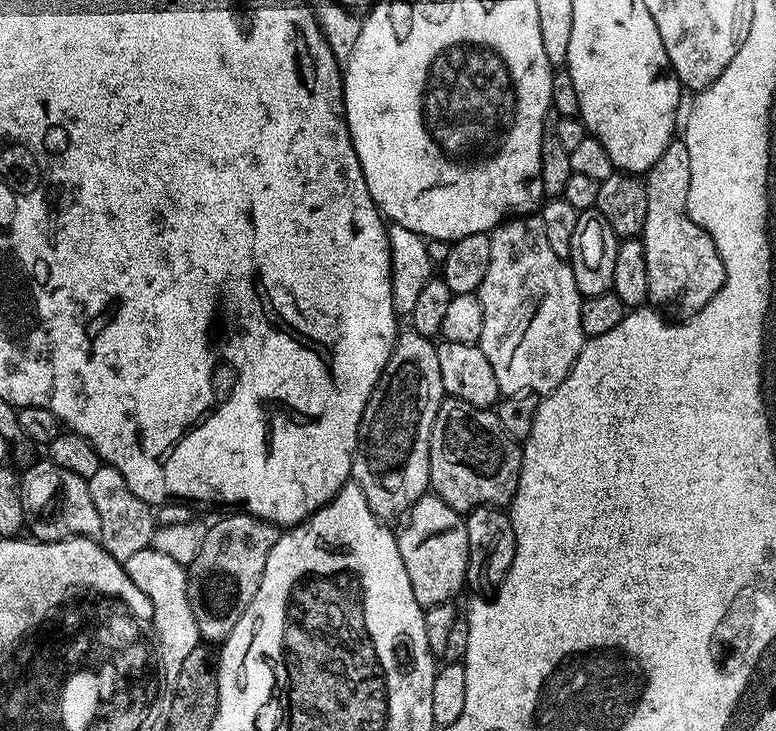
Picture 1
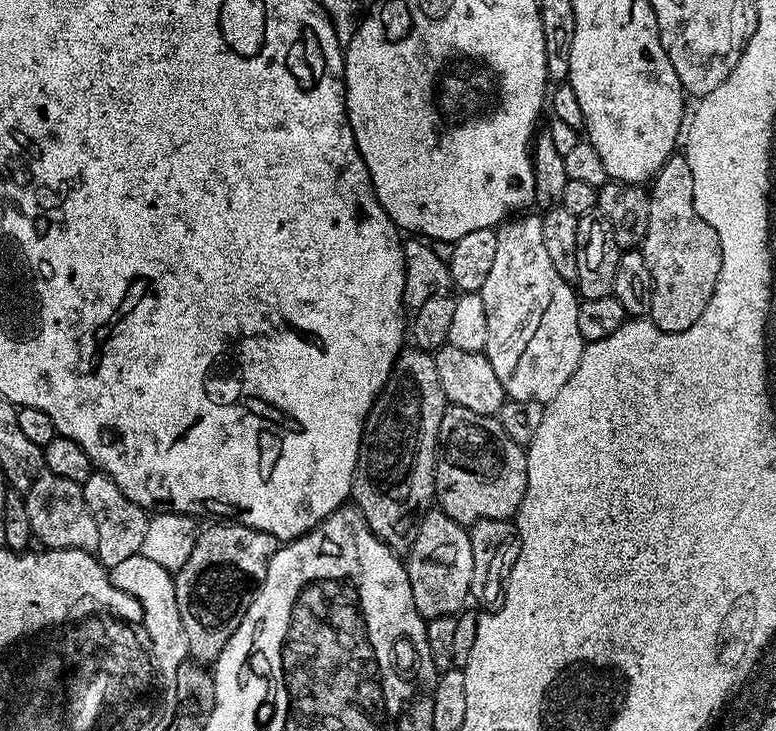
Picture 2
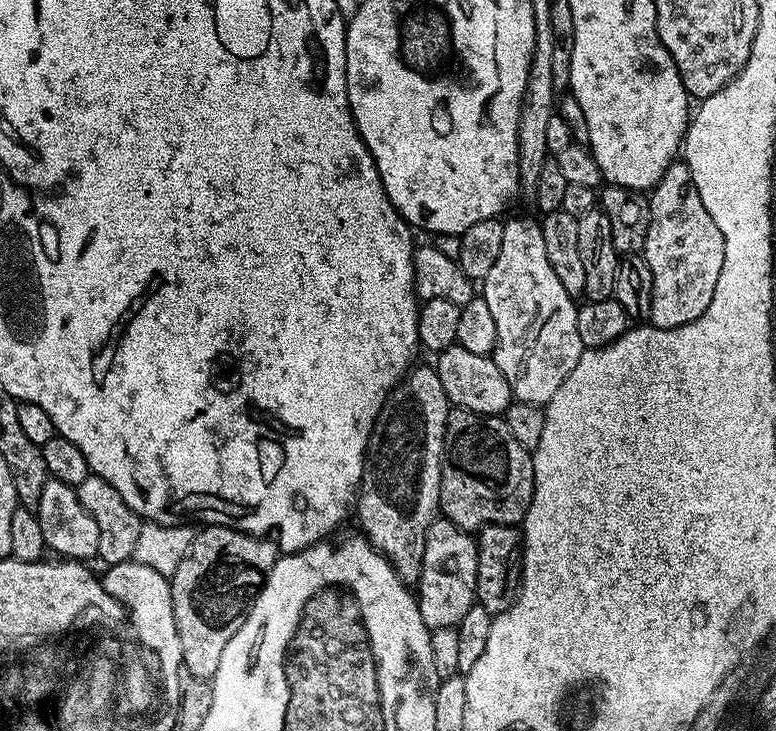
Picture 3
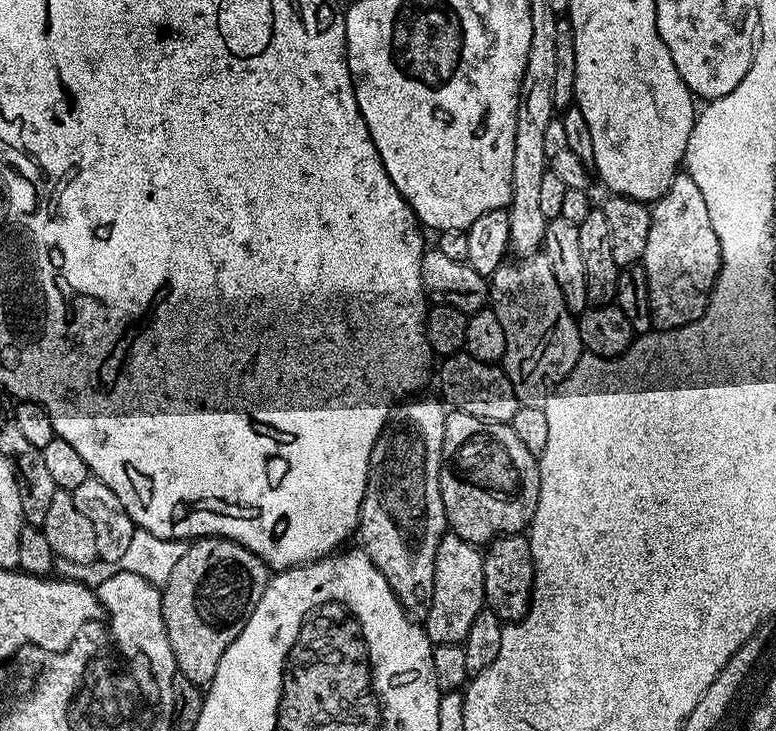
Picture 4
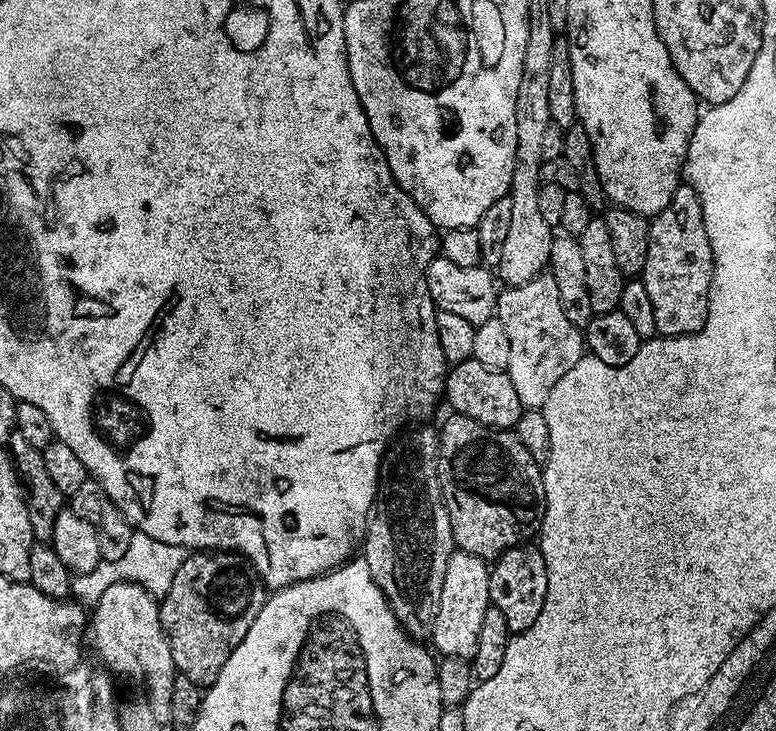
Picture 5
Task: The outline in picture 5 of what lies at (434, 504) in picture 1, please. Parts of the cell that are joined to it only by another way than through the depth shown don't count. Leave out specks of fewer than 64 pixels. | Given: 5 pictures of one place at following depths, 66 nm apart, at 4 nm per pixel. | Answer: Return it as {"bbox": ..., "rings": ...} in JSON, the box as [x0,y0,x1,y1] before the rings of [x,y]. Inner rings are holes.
{"bbox":[430,550,490,662],"rings":[[[459,550],[453,551],[446,562],[446,576],[442,578],[442,596],[438,598],[438,614],[434,618],[430,637],[431,647],[441,657],[468,662],[471,661],[474,650],[478,650],[478,630],[482,627],[482,618],[490,606],[489,567],[489,561]]]}

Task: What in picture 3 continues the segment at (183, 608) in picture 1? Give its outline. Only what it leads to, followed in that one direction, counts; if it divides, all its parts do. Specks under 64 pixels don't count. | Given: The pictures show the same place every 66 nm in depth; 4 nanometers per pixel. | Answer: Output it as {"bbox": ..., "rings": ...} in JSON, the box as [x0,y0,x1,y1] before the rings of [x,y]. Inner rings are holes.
{"bbox":[102,559,184,692],"rings":[[[134,559],[105,567],[103,570],[105,571],[104,576],[102,572],[104,593],[125,608],[123,611],[126,613],[131,635],[143,638],[146,644],[152,645],[152,648],[159,651],[165,683],[168,684],[169,690],[176,692],[184,663],[182,638],[178,638],[178,626],[174,622],[174,602],[169,577],[158,574],[156,570],[150,570],[150,566],[142,566]]]}

